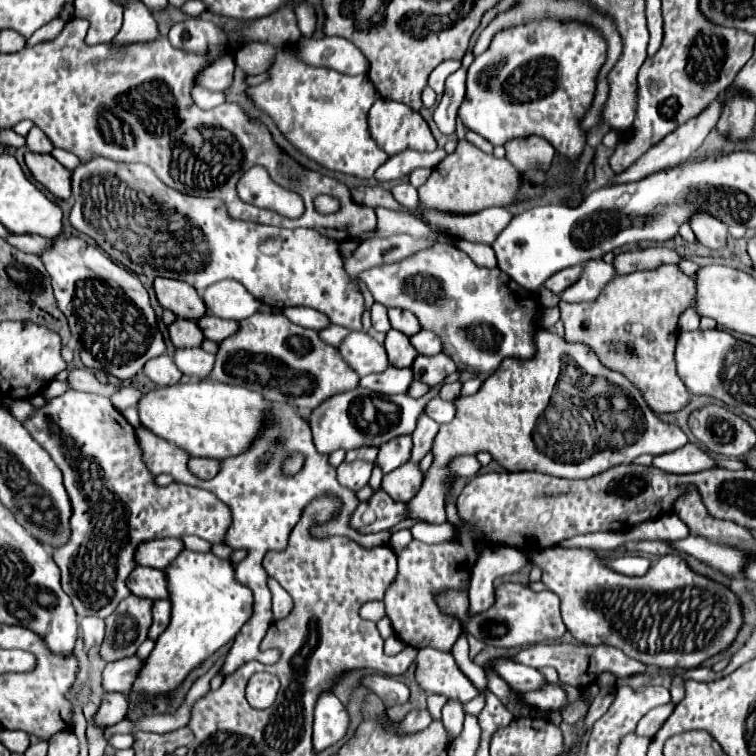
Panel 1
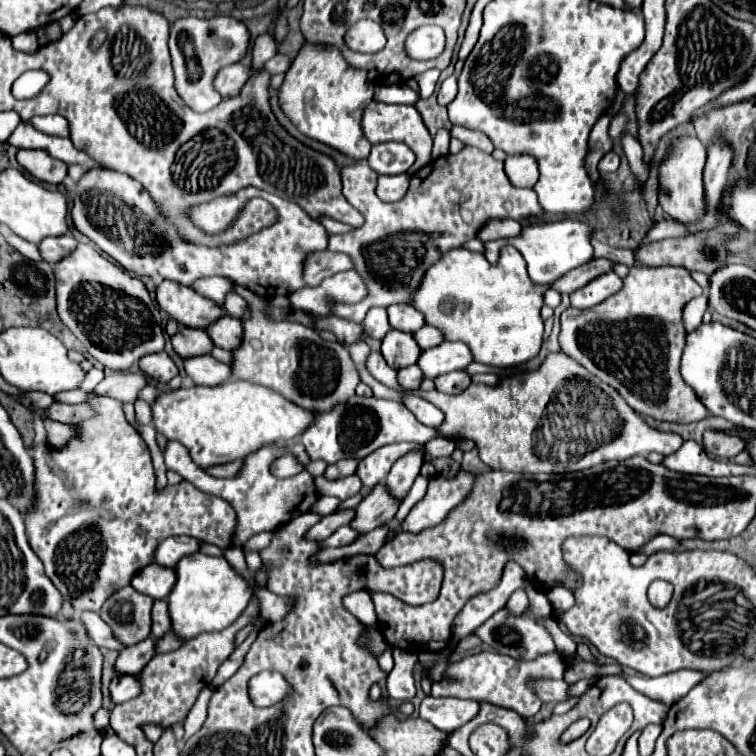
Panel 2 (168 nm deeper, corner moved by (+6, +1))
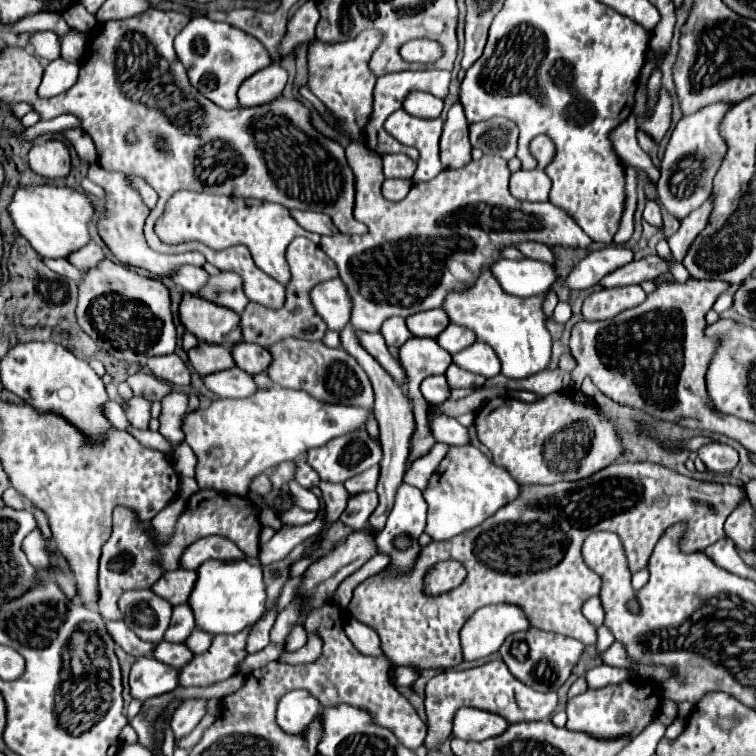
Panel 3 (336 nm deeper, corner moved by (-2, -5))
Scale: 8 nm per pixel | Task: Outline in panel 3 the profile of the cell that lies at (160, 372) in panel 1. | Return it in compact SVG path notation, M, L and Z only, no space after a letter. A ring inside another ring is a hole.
M167 354L167 356L153 356L147 360L149 370L161 378L171 382L177 388L189 386L189 368L177 354Z

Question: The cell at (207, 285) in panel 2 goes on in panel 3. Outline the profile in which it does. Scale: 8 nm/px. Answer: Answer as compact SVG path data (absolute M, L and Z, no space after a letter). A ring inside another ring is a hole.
M183 264L183 266L179 266L175 272L171 272L169 278L171 278L181 290L195 294L195 292L203 286L203 280L207 280L207 272L205 272L203 268L197 268L197 266Z

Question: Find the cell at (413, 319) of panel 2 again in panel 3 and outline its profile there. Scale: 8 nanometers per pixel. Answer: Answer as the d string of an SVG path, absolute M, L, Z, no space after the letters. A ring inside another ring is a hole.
M435 308L431 312L419 312L417 316L407 318L407 328L415 336L429 336L437 338L449 326L449 316L443 308Z

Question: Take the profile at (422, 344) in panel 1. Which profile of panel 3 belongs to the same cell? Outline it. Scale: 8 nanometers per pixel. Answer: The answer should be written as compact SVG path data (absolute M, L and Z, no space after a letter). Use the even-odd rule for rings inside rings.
M449 324L447 332L443 332L443 336L437 336L439 346L451 354L457 354L457 352L469 348L471 344L475 344L475 340L477 340L475 332L465 326L459 326L459 324Z

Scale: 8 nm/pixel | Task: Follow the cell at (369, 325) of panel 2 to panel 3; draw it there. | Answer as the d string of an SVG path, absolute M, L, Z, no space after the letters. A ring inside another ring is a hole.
M397 316L391 318L391 320L387 320L387 322L383 324L381 334L383 334L387 346L395 346L395 348L401 348L401 346L413 336L413 334L409 332L405 320L403 320L403 318L397 318Z

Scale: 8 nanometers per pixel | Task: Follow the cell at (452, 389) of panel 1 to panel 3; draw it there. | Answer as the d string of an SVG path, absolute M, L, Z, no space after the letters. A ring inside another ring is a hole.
M451 364L451 368L447 368L445 376L447 376L451 388L477 388L477 386L485 384L485 376L463 370L457 364Z

